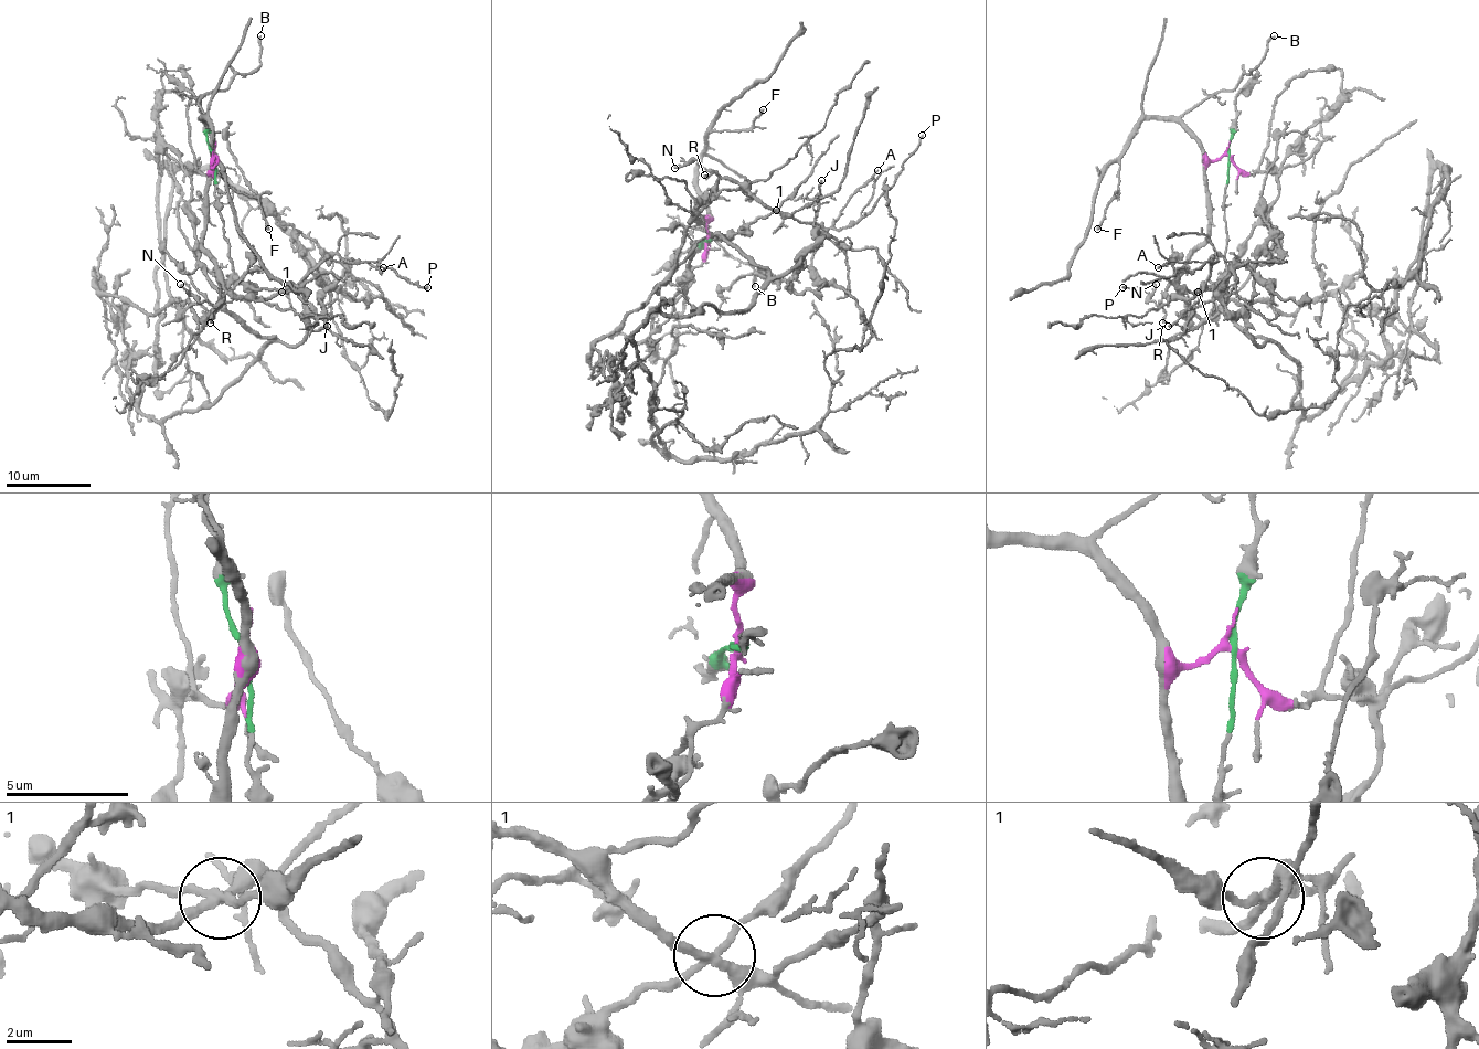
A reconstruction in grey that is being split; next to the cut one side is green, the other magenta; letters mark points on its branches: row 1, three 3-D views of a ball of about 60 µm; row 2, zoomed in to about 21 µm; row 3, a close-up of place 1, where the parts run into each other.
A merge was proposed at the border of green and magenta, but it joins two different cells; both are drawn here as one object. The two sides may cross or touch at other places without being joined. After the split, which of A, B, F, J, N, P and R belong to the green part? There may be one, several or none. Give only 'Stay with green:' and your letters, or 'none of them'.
Stay with green: J

